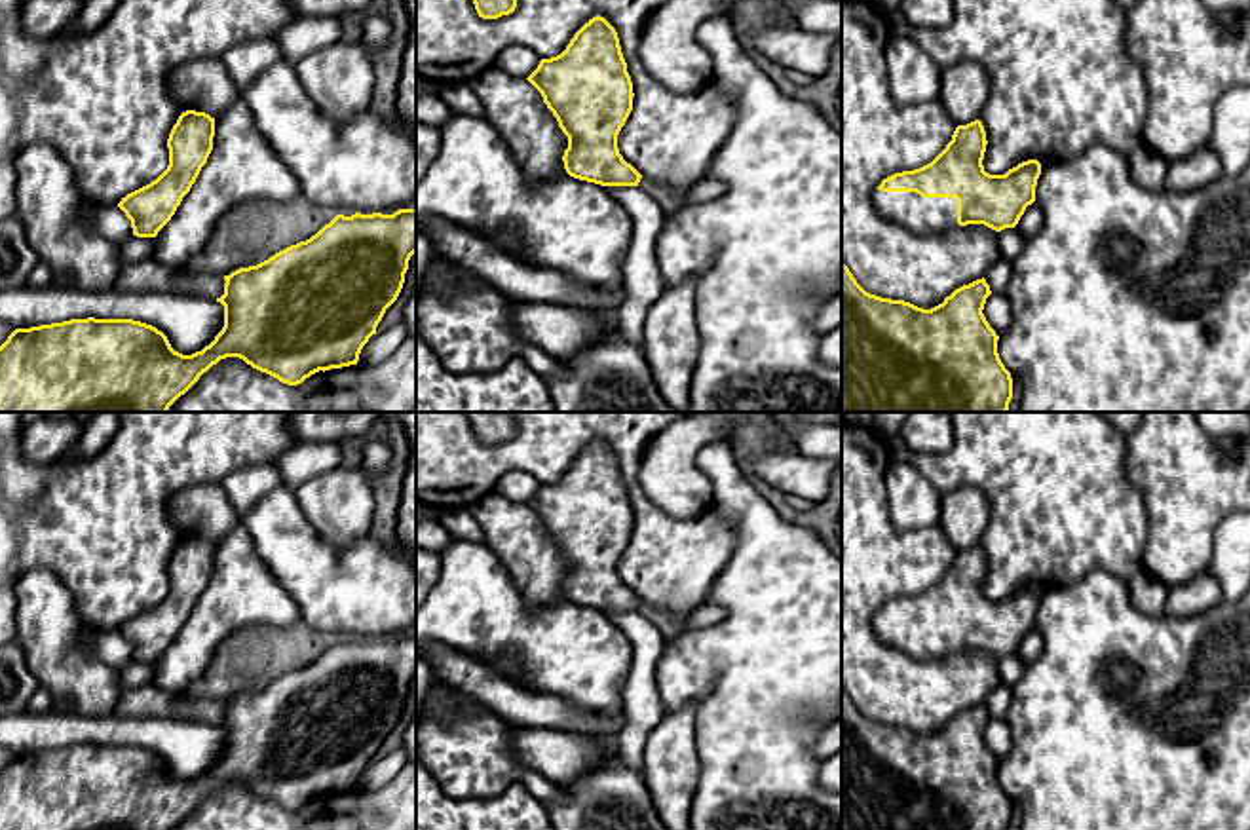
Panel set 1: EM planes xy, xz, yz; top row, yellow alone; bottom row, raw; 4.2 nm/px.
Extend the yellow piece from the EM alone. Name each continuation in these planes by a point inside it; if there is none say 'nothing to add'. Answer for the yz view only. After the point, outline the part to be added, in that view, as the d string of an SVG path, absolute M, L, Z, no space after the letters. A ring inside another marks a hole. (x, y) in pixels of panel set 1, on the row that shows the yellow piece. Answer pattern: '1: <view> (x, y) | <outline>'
1: yz (920, 215) | M876 188L874 203L881 217L918 236L959 228L956 198L921 198L916 192L881 192Z

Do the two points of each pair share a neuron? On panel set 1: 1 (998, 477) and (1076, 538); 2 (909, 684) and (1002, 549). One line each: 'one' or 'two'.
1: one
2: two

